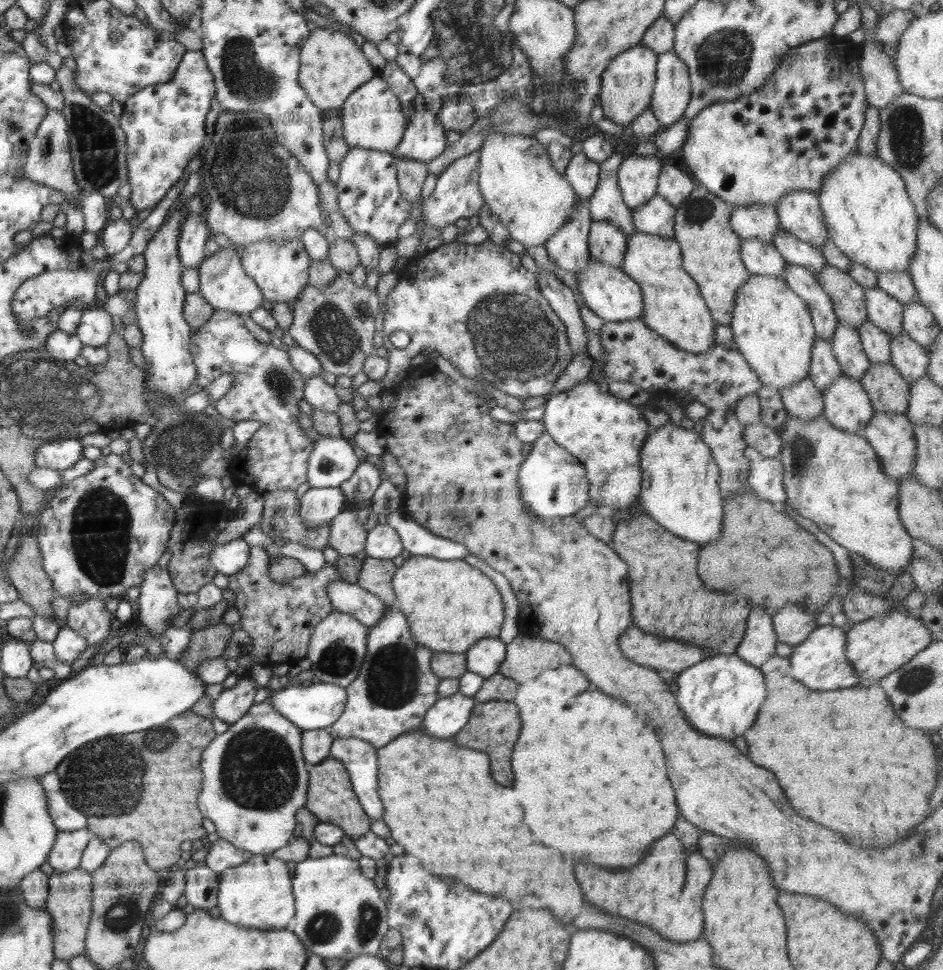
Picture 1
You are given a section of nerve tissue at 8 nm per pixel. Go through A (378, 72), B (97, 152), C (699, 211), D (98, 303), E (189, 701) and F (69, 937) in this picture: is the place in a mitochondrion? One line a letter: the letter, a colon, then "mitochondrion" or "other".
A: other
B: mitochondrion
C: mitochondrion
D: other
E: other
F: other

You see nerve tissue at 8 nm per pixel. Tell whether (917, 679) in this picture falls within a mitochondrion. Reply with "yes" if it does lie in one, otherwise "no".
yes

